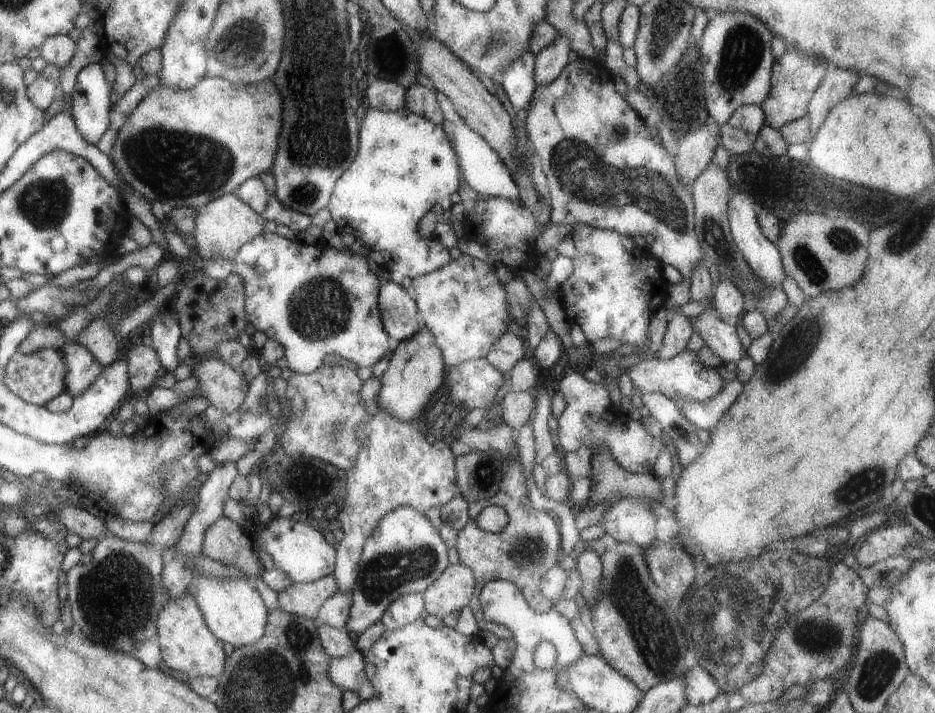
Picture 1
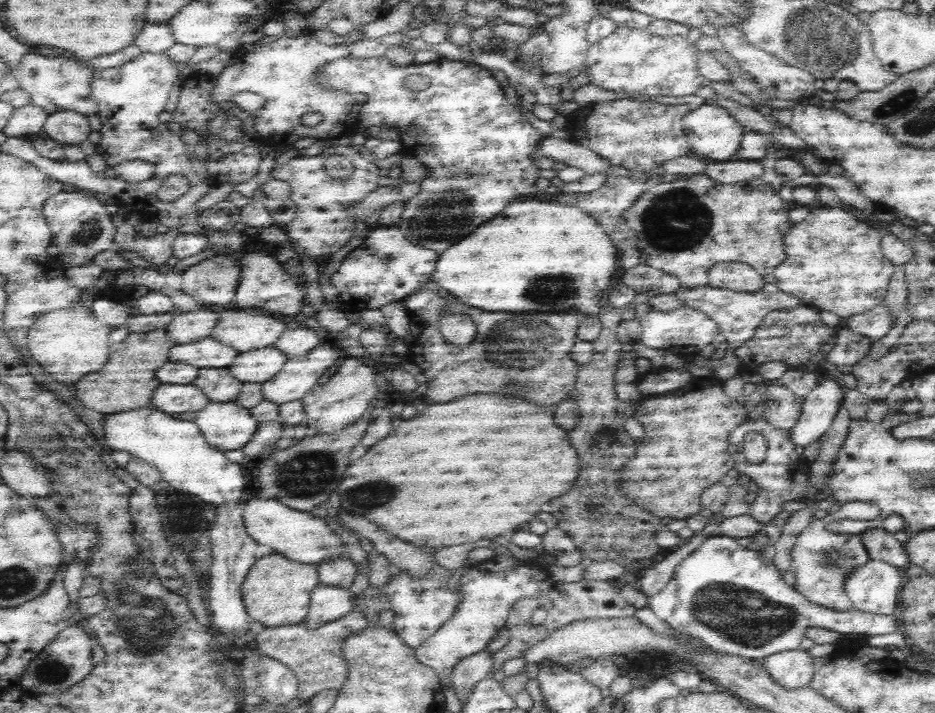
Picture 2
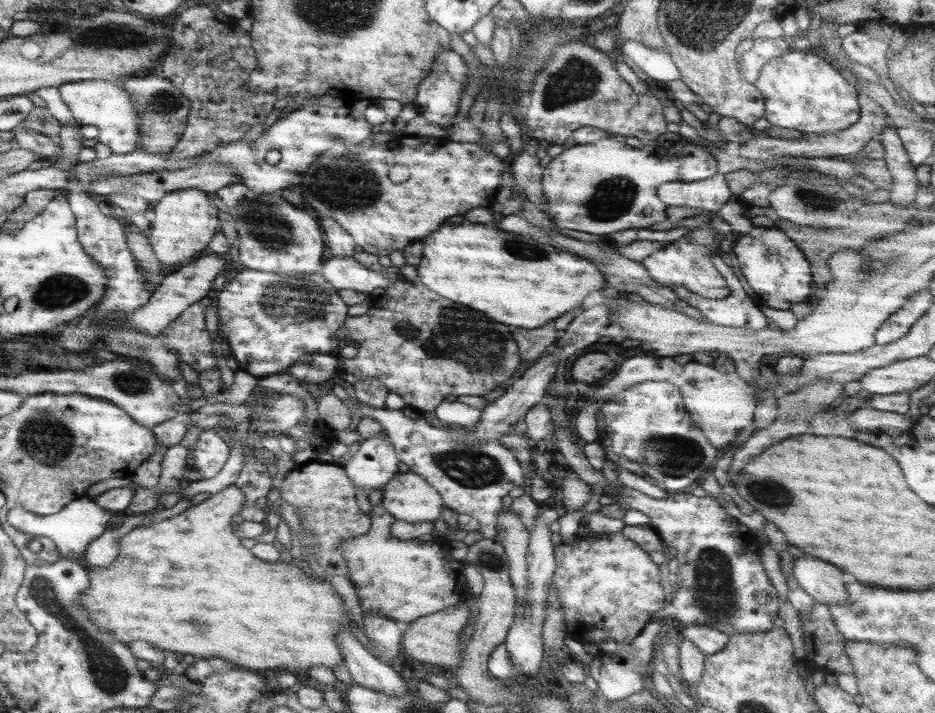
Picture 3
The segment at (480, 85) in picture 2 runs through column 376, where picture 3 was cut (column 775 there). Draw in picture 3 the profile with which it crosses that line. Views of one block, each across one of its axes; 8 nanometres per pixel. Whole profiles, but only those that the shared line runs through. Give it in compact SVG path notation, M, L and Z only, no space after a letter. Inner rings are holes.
M792 49L770 59L759 69L754 85L764 98L762 117L771 126L798 130L802 134L831 135L849 128L860 115L856 88L813 50Z

